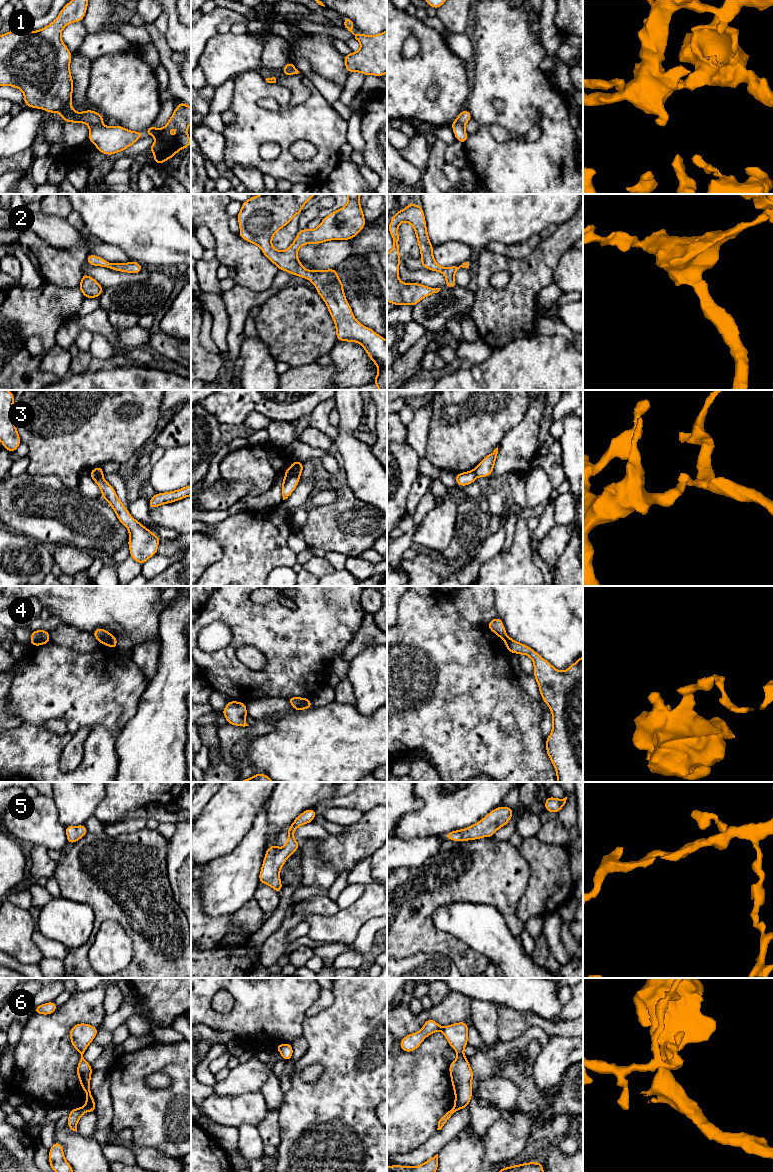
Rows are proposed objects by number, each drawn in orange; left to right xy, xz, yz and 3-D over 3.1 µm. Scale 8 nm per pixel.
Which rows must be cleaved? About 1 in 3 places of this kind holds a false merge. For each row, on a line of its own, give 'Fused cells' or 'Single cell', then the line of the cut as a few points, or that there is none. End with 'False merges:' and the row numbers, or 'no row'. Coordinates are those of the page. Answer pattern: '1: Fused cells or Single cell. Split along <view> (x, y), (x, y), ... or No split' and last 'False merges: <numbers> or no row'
1: Single cell. No split
2: Single cell. No split
3: Fused cells. Split along xy (89, 472), (103, 473)
4: Fused cells. Split along xz (310, 701), (294, 708)
5: Single cell. No split
6: Fused cells. Split along xy (84, 1107), (87, 1110)
False merges: 3, 4, 6

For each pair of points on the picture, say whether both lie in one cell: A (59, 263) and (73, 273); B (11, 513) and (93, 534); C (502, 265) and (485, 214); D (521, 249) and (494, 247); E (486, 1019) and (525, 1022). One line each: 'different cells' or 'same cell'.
A: same cell
B: same cell
C: different cells
D: same cell
E: different cells

